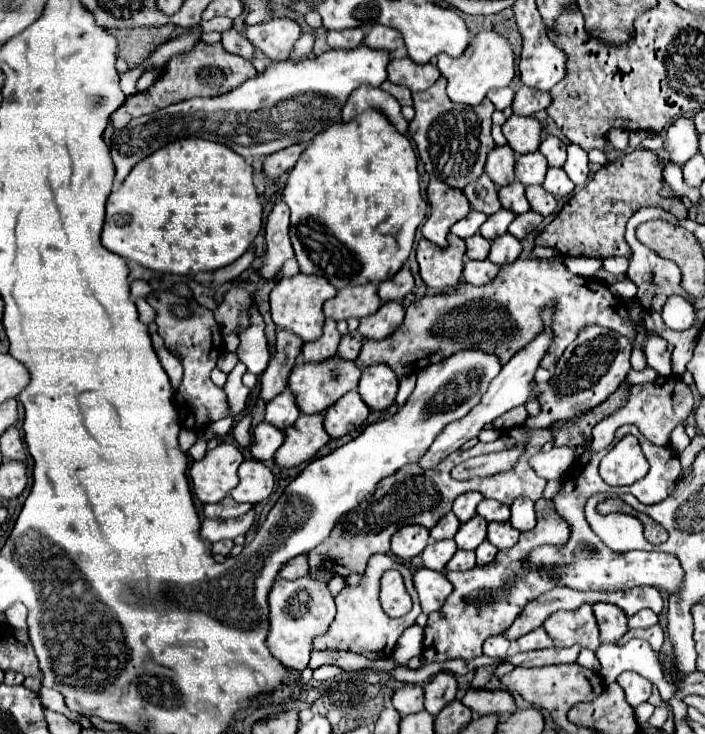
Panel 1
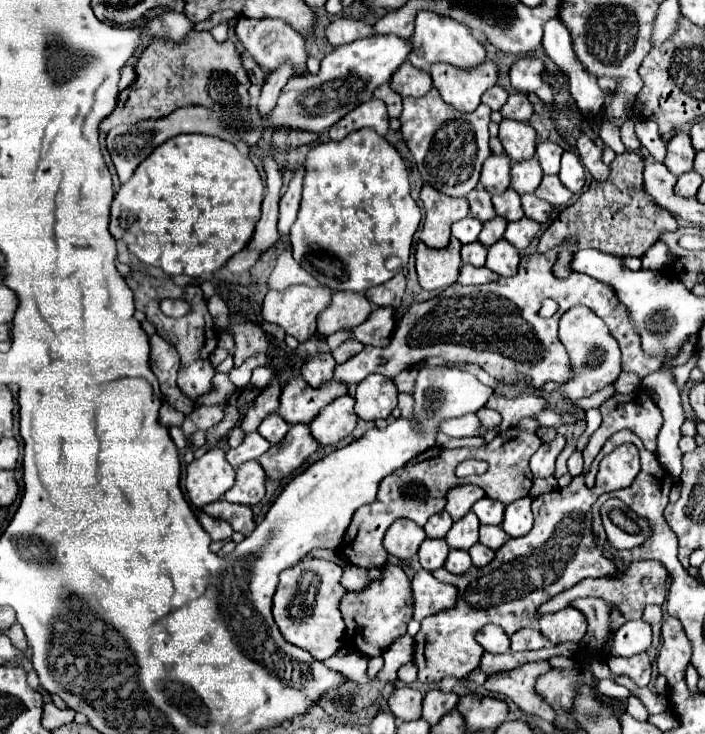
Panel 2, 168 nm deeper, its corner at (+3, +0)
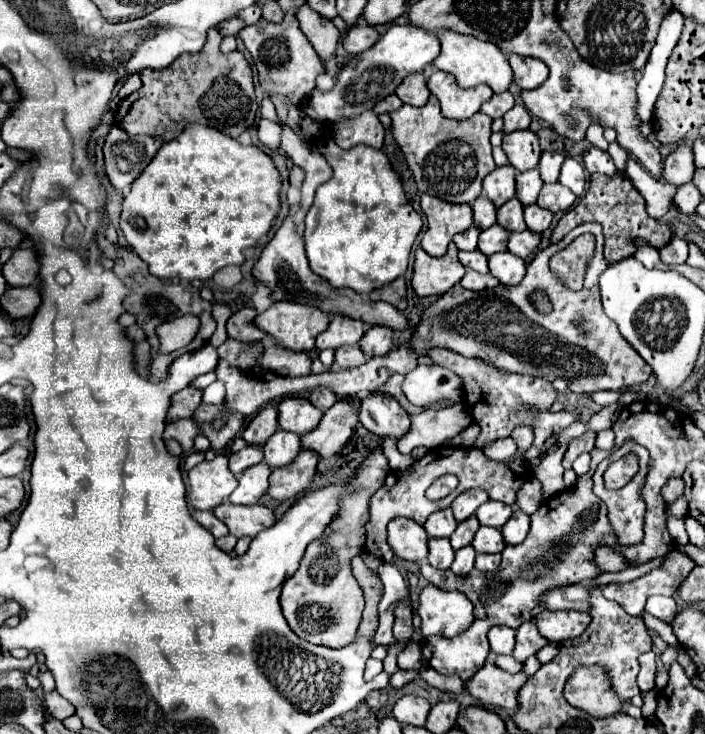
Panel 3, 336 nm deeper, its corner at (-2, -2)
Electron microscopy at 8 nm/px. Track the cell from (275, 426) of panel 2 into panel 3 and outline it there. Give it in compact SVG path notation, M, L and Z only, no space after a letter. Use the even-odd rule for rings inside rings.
M276 430L276 434L264 446L264 462L270 468L280 468L290 464L300 452L300 436L292 432Z

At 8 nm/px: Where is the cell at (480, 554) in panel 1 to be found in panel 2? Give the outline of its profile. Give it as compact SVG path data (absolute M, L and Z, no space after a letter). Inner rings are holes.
M475 544L475 546L469 550L469 554L471 554L471 560L473 560L473 566L477 566L477 568L487 566L487 564L493 560L493 556L495 556L493 550L489 550L487 546L481 546L481 544Z

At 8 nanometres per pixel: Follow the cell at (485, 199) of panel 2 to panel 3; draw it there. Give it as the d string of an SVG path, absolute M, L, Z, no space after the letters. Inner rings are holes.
M484 194L474 202L472 210L474 210L474 226L476 228L486 230L492 224L496 224L496 206Z

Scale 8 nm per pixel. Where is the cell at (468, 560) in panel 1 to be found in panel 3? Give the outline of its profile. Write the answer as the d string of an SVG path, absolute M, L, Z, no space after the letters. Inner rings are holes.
M466 546L462 550L456 552L456 558L450 566L450 570L458 576L468 576L472 570L474 570L474 558L476 558L476 552L472 546Z

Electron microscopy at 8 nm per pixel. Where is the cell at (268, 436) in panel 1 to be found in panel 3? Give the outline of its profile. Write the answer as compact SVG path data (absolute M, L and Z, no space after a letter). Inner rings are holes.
M246 446L246 448L242 448L240 452L230 454L228 468L230 468L236 476L240 476L246 468L250 468L250 466L254 466L254 464L258 464L258 462L262 462L262 448Z

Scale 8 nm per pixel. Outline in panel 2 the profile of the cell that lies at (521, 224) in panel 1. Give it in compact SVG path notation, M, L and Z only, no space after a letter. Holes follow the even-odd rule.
M521 218L517 222L509 222L507 230L505 230L505 240L509 240L519 252L523 252L529 248L529 244L537 236L539 228L541 228L541 224L533 222L531 218Z

